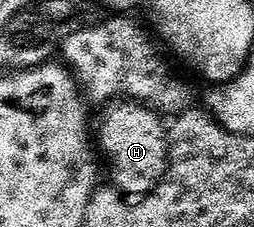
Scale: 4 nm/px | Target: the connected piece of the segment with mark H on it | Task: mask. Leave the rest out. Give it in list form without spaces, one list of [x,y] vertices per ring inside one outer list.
[[[128,99],[112,102],[104,113],[97,141],[109,163],[110,184],[127,197],[148,196],[165,177],[169,166],[167,131],[160,114]]]

